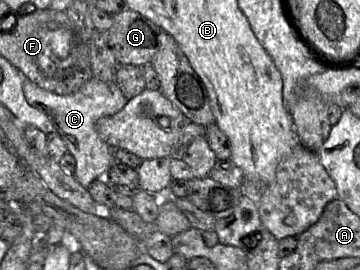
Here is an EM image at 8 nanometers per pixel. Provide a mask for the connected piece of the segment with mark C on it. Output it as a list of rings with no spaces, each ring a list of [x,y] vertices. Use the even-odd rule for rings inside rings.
[[[23,76],[23,92],[31,106],[47,115],[54,131],[65,142],[68,153],[75,159],[74,176],[77,181],[87,189],[95,180],[105,178],[108,169],[115,162],[114,149],[99,136],[95,123],[101,117],[119,112],[128,102],[115,80],[104,82],[93,77],[75,93],[58,95]]]

